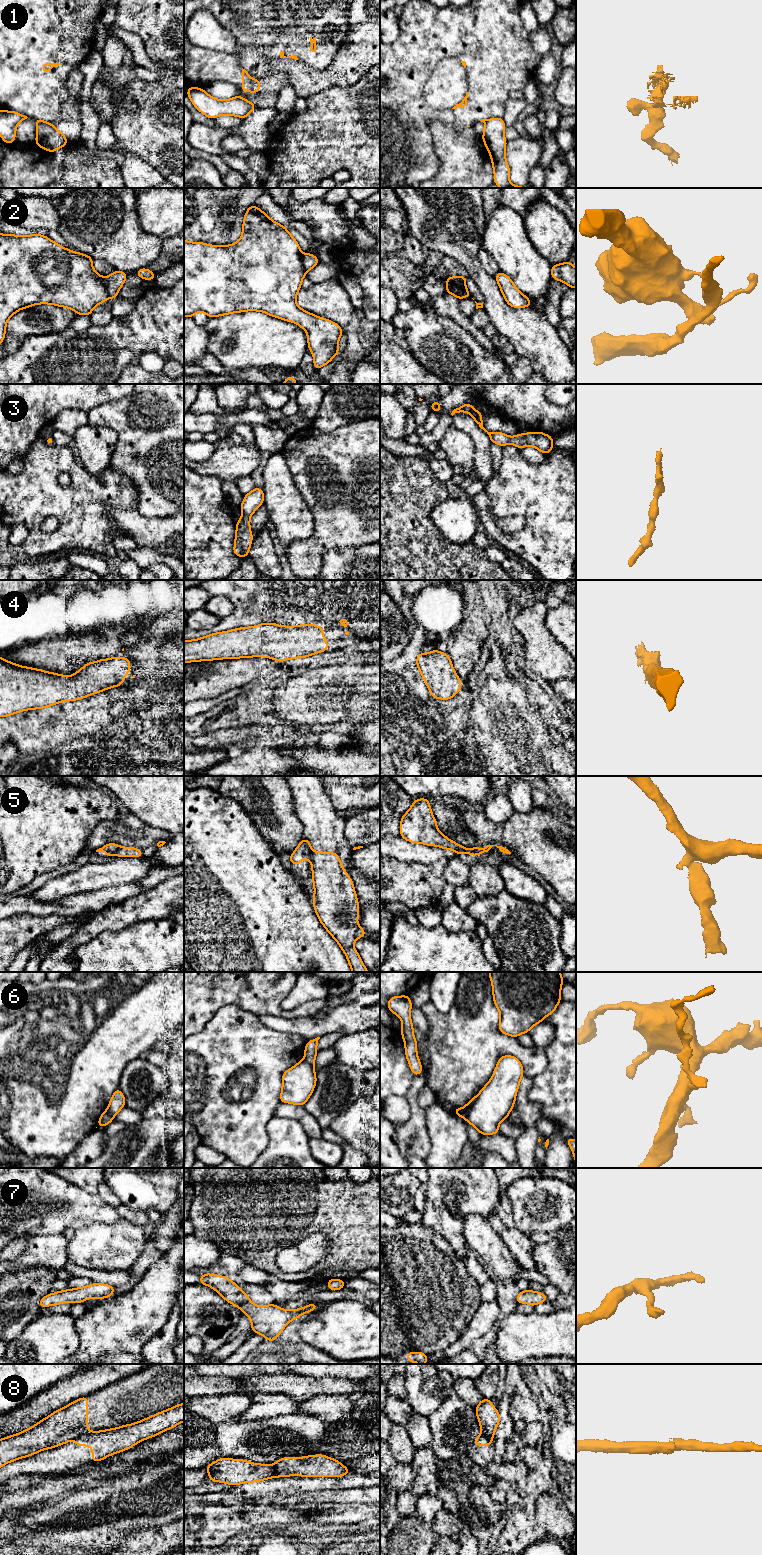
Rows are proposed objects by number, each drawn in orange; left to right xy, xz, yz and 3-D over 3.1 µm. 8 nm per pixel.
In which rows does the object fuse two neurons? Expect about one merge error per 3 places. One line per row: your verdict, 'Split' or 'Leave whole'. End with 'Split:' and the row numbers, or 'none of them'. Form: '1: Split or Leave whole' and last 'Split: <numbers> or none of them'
1: Split
2: Split
3: Leave whole
4: Leave whole
5: Split
6: Split
7: Leave whole
8: Split
Split: 1, 2, 5, 6, 8

